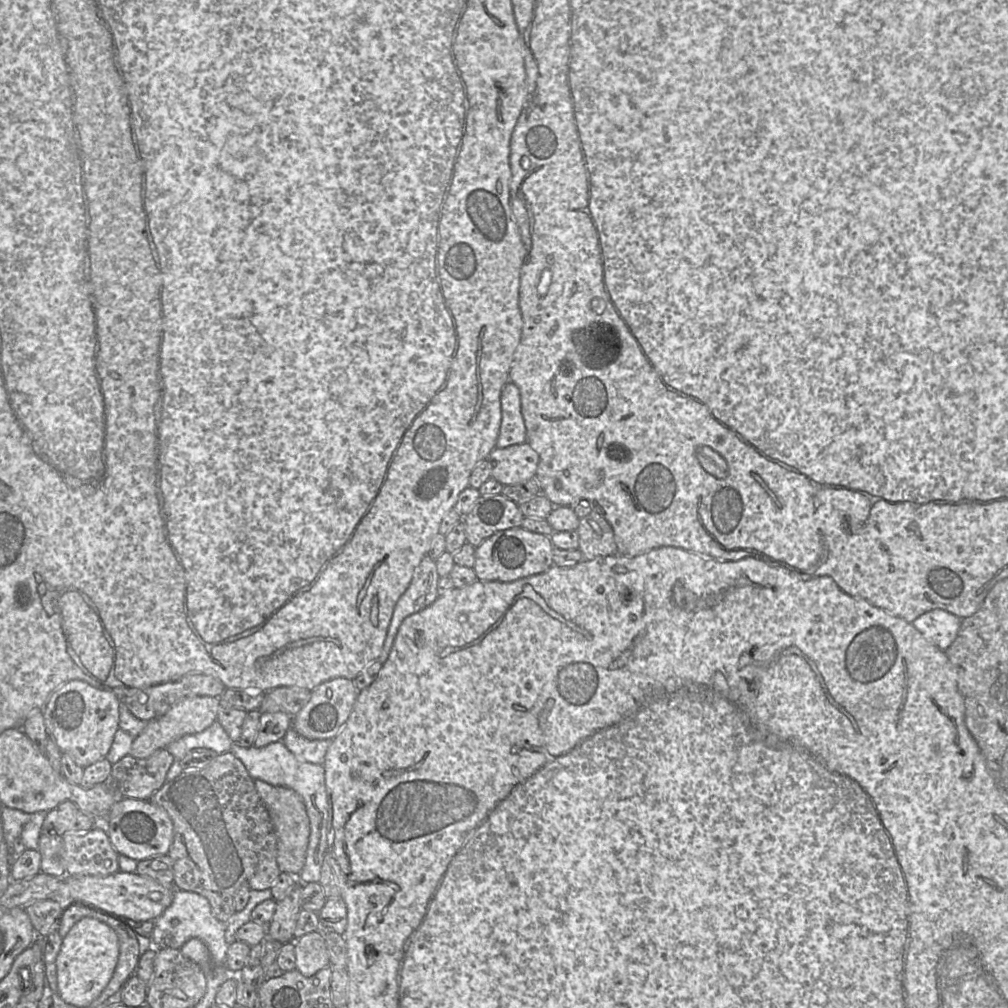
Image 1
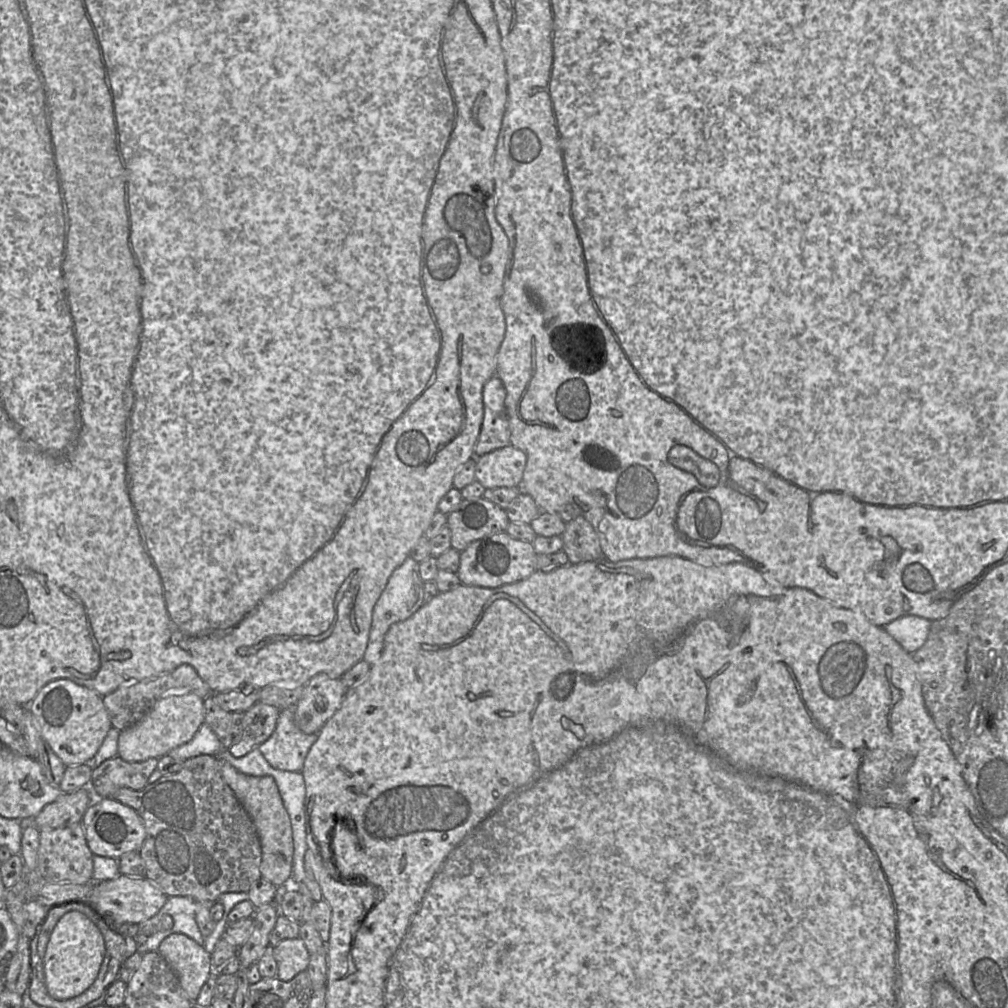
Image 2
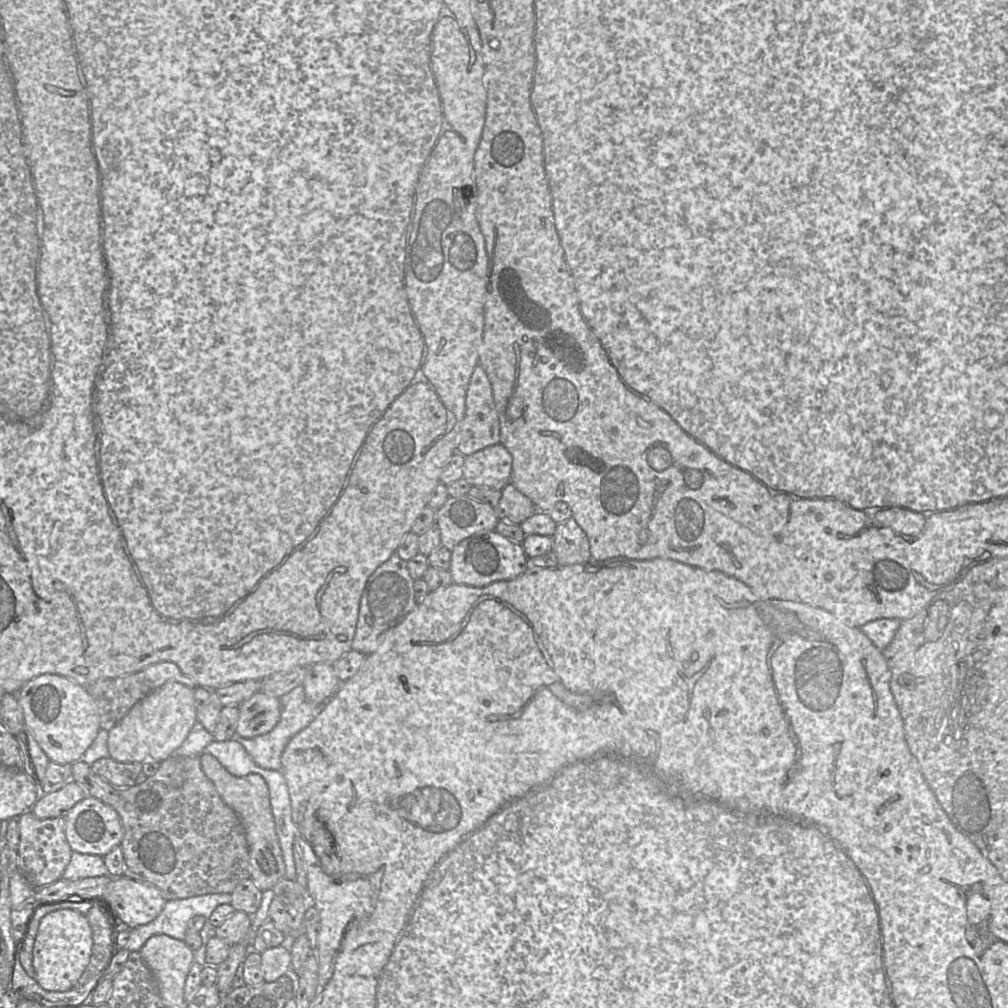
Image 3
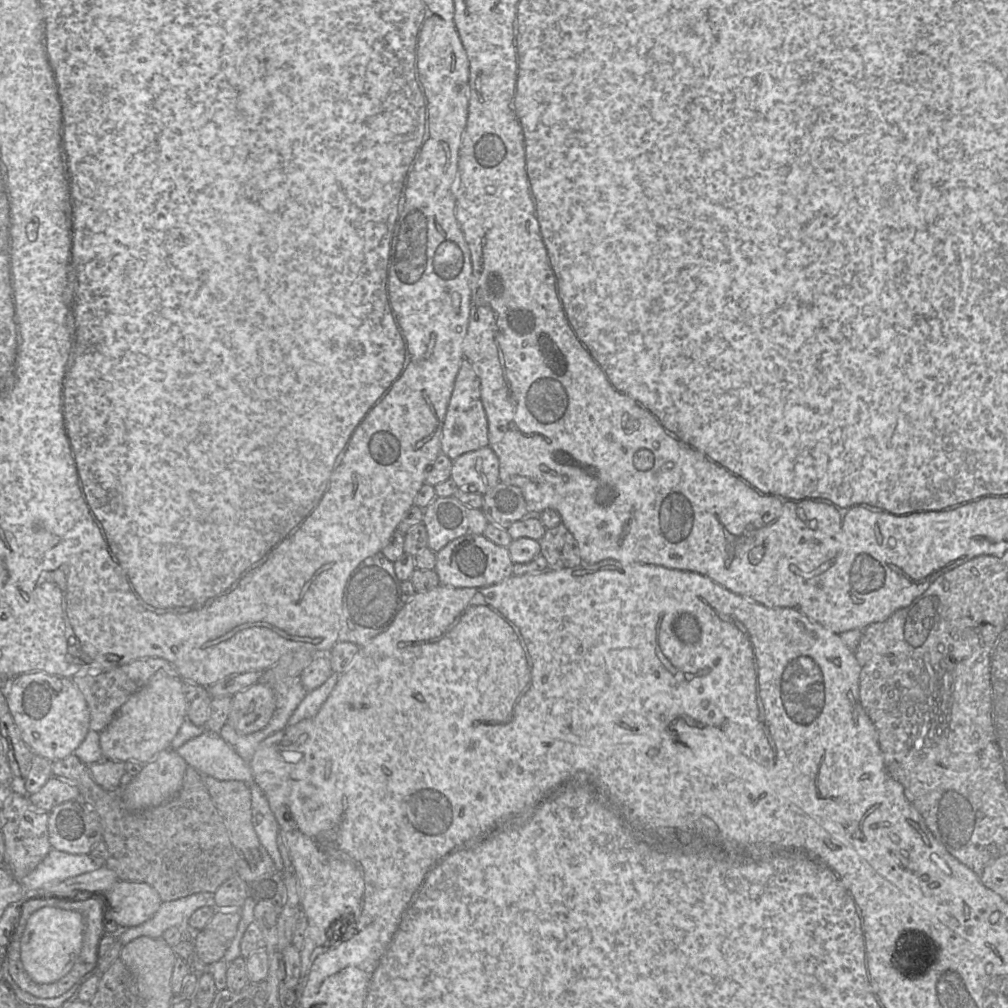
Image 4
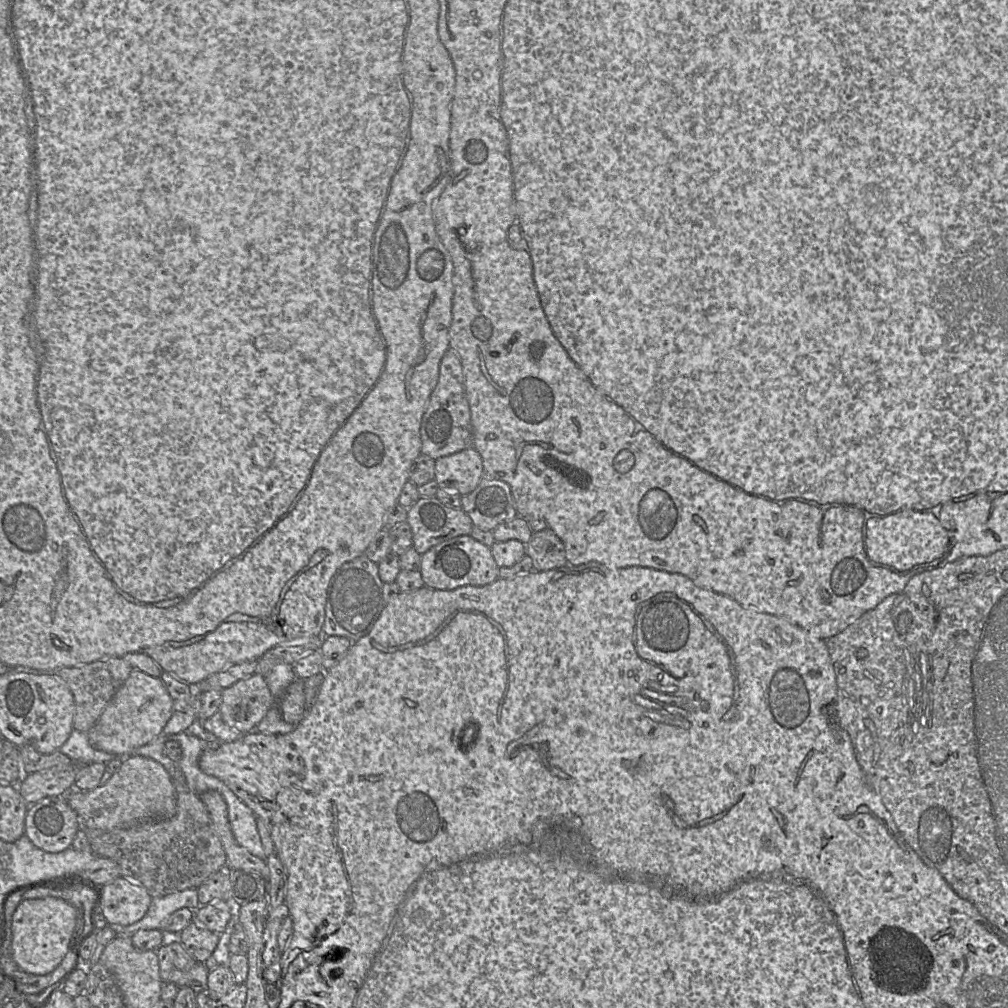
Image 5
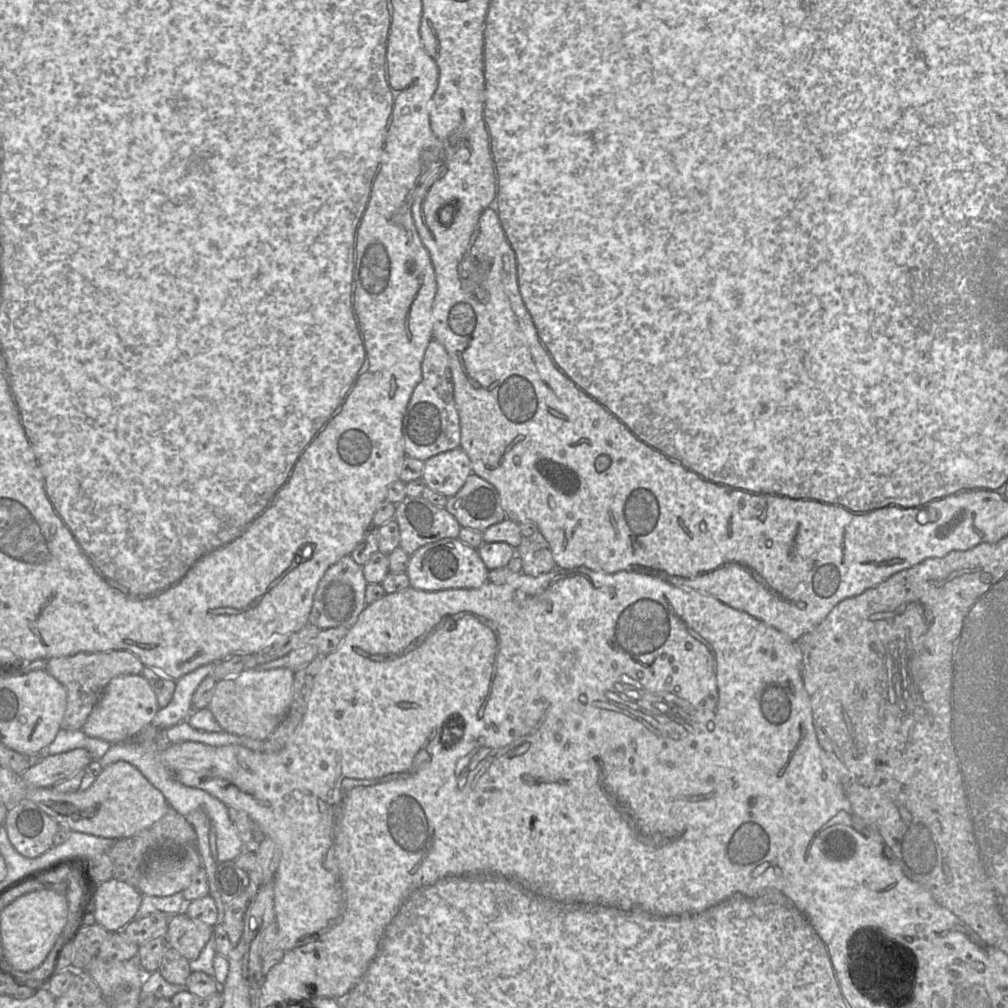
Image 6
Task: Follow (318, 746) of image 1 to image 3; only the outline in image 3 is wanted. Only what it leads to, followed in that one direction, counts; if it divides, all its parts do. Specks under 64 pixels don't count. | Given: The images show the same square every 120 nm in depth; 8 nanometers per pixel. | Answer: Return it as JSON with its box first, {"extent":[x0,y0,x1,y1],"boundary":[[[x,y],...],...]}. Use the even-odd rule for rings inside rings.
{"extent":[237,686,321,770],"boundary":[[[303,686],[294,688],[279,698],[279,701],[280,719],[271,731],[253,738],[237,737],[254,762],[264,769],[280,770],[281,756],[288,742],[315,719],[321,707],[312,704],[307,699]]]}

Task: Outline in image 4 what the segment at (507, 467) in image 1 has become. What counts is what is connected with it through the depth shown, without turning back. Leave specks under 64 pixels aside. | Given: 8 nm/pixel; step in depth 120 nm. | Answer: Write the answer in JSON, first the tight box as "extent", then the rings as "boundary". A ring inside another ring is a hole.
{"extent":[450,445,500,495],"boundary":[[[489,445],[466,452],[452,460],[450,479],[459,490],[483,495],[500,482],[499,459]]]}

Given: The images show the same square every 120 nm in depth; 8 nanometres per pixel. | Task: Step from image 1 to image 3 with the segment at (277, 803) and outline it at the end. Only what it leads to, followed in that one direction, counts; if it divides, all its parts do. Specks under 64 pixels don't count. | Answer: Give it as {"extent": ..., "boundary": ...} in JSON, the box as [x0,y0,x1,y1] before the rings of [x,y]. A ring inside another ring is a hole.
{"extent":[200,753,285,891],"boundary":[[[208,753],[200,755],[205,775],[215,785],[222,800],[240,817],[245,828],[249,848],[249,878],[262,891],[272,889],[285,877],[285,862],[275,829],[275,820],[270,803],[270,793],[265,779],[256,773],[242,777],[234,776]]]}

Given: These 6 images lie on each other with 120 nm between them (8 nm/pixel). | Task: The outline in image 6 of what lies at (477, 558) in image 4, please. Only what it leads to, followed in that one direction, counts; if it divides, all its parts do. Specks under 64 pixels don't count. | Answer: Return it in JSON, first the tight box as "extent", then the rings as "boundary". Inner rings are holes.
{"extent":[406,538,488,591],"boundary":[[[445,538],[421,546],[410,555],[406,569],[410,587],[425,591],[479,588],[488,581],[488,572],[477,549],[458,538]]]}

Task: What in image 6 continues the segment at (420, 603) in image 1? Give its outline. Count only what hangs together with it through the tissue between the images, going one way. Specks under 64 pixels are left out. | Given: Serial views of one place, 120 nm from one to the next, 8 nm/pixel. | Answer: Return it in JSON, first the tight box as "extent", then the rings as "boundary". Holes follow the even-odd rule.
{"extent":[309,555,368,630],"boundary":[[[350,555],[339,559],[326,570],[319,581],[313,598],[309,623],[321,630],[334,627],[350,629],[368,605],[365,601],[367,583],[362,566],[356,563]]]}

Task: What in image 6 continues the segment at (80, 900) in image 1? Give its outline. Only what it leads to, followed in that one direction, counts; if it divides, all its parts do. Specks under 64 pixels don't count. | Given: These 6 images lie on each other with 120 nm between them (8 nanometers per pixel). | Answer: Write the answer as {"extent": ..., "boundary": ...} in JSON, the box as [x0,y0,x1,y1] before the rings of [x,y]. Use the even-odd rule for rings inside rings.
{"extent":[94,878,143,933],"boundary":[[[111,878],[99,884],[94,901],[96,924],[111,933],[136,919],[143,894],[130,883]]]}

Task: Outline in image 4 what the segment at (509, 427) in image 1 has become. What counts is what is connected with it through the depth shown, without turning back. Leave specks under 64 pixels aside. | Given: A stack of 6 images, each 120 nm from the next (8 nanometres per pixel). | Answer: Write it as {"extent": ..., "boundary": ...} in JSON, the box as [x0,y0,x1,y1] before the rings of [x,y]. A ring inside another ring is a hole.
{"extent":[441,358,489,460],"boundary":[[[463,358],[447,407],[441,434],[441,453],[454,460],[458,456],[489,445],[487,416],[481,399],[480,380],[469,360]]]}

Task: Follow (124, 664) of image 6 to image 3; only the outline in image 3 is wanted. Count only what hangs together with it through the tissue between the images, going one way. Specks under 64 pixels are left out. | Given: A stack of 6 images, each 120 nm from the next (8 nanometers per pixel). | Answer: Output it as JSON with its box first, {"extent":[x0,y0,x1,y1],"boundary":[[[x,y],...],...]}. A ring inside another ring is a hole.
{"extent":[86,661,200,730],"boundary":[[[171,661],[157,662],[137,672],[99,679],[86,685],[98,708],[100,728],[111,730],[142,698],[169,681],[182,683],[192,689],[200,686]]]}

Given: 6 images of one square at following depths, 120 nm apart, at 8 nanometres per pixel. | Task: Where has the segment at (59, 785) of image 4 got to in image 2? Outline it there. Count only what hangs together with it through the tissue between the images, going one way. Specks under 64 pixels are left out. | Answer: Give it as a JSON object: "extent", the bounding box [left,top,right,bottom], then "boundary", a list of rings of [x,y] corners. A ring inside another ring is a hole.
{"extent":[33,788,90,829],"boundary":[[[86,788],[63,793],[54,802],[46,805],[34,817],[33,823],[39,829],[56,829],[80,824],[90,806],[90,796]]]}

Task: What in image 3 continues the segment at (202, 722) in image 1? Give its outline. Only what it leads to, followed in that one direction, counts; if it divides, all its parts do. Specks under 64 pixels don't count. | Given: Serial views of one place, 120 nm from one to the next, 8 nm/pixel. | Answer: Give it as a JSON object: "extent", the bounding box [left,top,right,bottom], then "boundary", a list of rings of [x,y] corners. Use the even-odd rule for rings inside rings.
{"extent":[108,681,197,763],"boundary":[[[169,681],[142,698],[108,731],[109,757],[121,763],[163,762],[187,738],[197,722],[194,689]]]}

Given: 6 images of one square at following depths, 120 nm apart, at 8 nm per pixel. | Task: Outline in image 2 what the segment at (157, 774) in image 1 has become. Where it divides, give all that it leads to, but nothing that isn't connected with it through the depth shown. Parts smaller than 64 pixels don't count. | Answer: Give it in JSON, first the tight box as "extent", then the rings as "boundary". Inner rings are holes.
{"extent":[92,756,158,798],"boundary":[[[116,756],[93,768],[92,786],[103,798],[112,798],[121,789],[141,790],[149,784],[150,776],[156,770],[158,758],[141,762],[126,762]]]}

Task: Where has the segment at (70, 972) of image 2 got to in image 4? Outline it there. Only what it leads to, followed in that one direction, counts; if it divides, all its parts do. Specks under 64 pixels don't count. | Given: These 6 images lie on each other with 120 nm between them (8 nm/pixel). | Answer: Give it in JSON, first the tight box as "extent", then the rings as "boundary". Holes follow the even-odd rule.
{"extent":[20,907,84,983],"boundary":[[[42,907],[28,918],[22,937],[20,959],[25,972],[37,983],[54,983],[67,975],[75,965],[82,945],[84,920],[74,910]]]}

